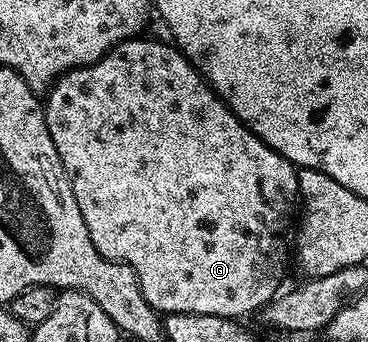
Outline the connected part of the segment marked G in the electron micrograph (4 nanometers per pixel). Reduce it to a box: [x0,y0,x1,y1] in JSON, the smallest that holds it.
[43,39,300,318]

